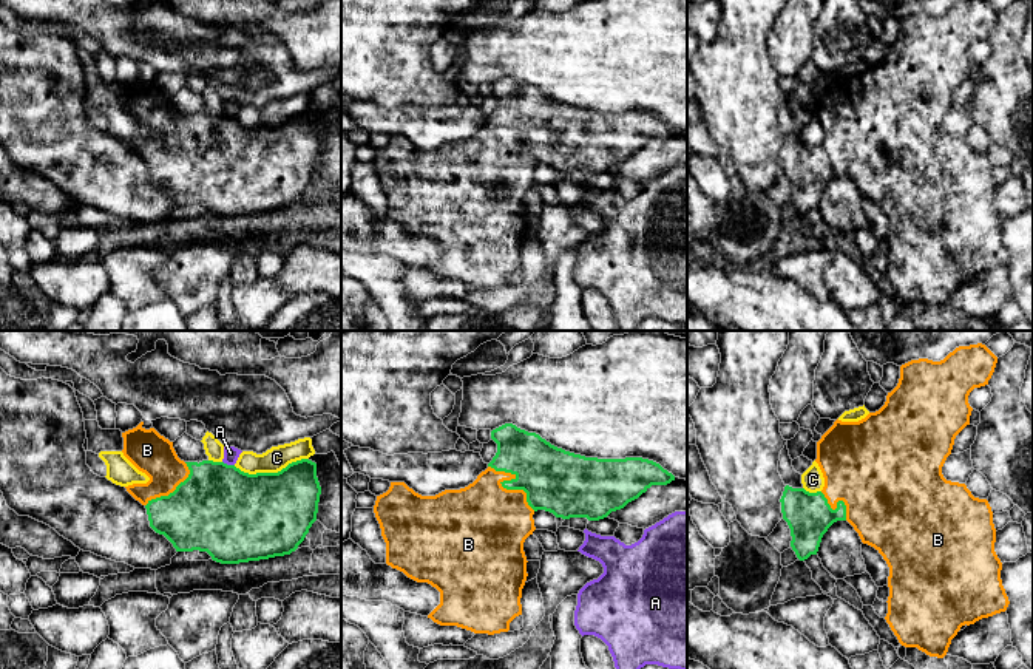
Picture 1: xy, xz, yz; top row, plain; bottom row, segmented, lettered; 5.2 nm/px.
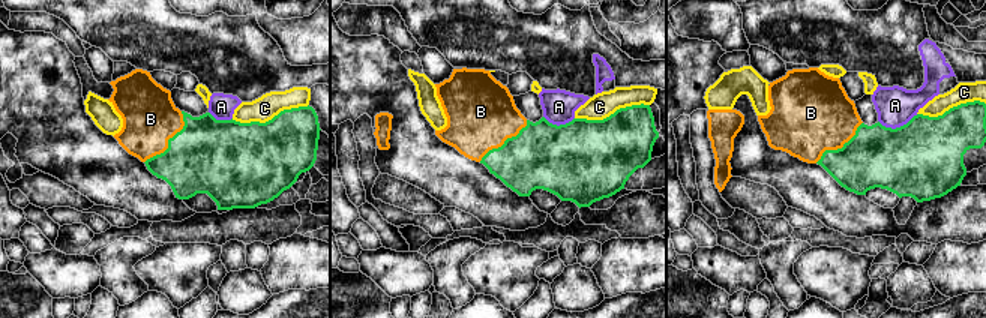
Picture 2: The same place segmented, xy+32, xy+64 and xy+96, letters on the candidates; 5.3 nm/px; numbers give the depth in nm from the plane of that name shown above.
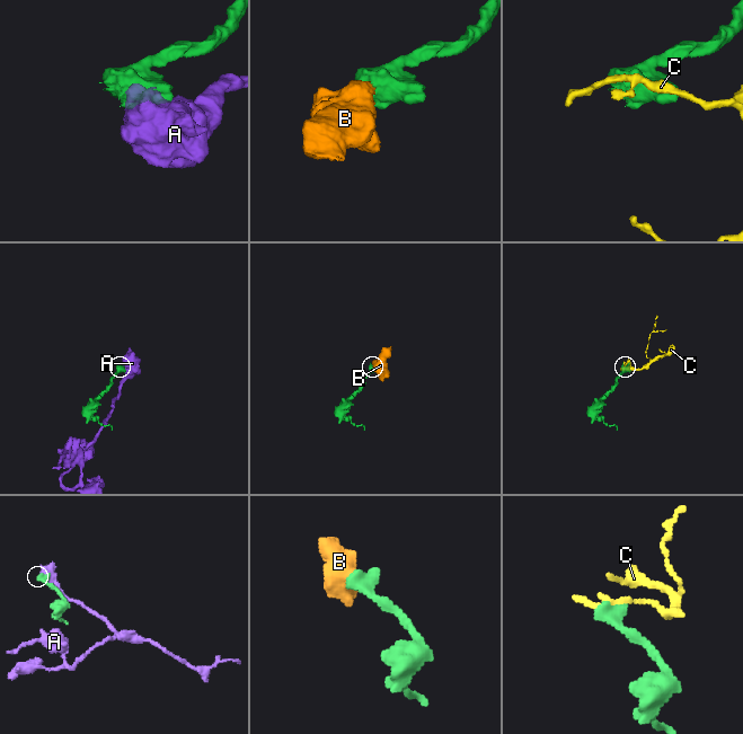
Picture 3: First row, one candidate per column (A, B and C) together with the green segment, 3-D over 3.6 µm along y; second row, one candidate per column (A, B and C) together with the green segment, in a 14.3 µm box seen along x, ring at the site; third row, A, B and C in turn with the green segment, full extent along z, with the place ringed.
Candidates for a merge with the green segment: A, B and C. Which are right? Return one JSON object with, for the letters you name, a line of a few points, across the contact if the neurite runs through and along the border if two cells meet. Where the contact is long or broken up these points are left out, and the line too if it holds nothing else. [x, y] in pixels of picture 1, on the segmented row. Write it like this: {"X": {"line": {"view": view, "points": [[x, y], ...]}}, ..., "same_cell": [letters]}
{"same_cell": ["B"]}

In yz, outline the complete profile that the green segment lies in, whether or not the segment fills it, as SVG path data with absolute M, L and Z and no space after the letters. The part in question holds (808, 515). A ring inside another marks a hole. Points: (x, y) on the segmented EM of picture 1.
M977 343L956 348L940 362L919 358L902 365L899 383L891 392L888 392L886 402L879 411L869 413L865 419L859 422L842 422L837 419L834 425L817 442L815 462L818 464L825 477L823 490L817 493L809 493L804 488L792 488L786 485L780 499L783 519L791 528L791 547L800 561L808 559L811 555L817 555L823 535L837 521L848 521L859 533L862 542L874 547L883 556L889 567L889 596L886 601L888 613L885 620L902 646L917 647L930 657L943 658L948 652L951 640L957 635L962 626L970 626L982 618L1005 612L1010 604L1001 579L1002 562L994 552L996 528L993 524L993 511L988 501L974 498L965 484L947 481L942 474L942 467L947 457L951 454L956 436L967 425L970 425L970 416L973 408L968 403L968 396L974 388L988 385L988 380L994 372L996 363L997 357L985 345Z

